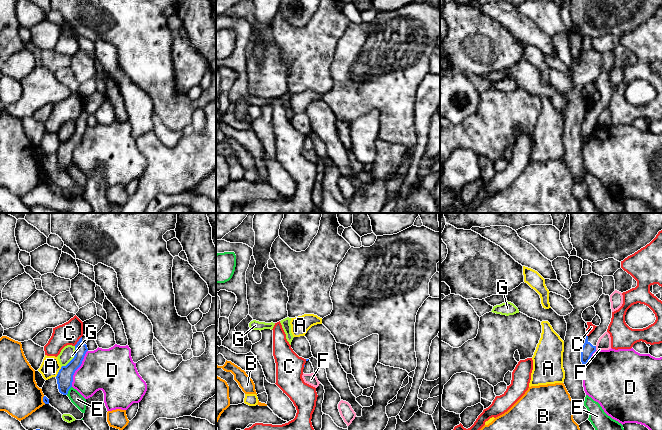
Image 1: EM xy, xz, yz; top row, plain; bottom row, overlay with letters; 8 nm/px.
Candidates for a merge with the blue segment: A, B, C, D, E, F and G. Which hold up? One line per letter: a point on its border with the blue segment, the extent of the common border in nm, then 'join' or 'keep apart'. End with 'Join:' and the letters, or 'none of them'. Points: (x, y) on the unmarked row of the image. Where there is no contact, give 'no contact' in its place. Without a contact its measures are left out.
A: xy (58, 148) | 90 nm | keep apart
B: xy (43, 176) | 70 nm | keep apart
C: xy (78, 117) | 100 nm | keep apart
D: xy (78, 143) | 320 nm | keep apart
E: xy (68, 166) | 80 nm | keep apart
F: yz (595, 124) | 30 nm | keep apart
G: xy (73, 134) | 200 nm | keep apart
Join: none of them

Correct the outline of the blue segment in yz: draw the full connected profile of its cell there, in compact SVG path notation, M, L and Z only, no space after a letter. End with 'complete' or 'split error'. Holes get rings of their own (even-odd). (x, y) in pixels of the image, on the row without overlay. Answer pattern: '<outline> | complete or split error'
M602 70L593 83L595 84L596 91L600 93L601 99L589 112L586 112L585 119L581 125L581 138L584 141L588 139L592 130L596 127L597 118L599 114L607 108L612 94L609 71Z | split error

